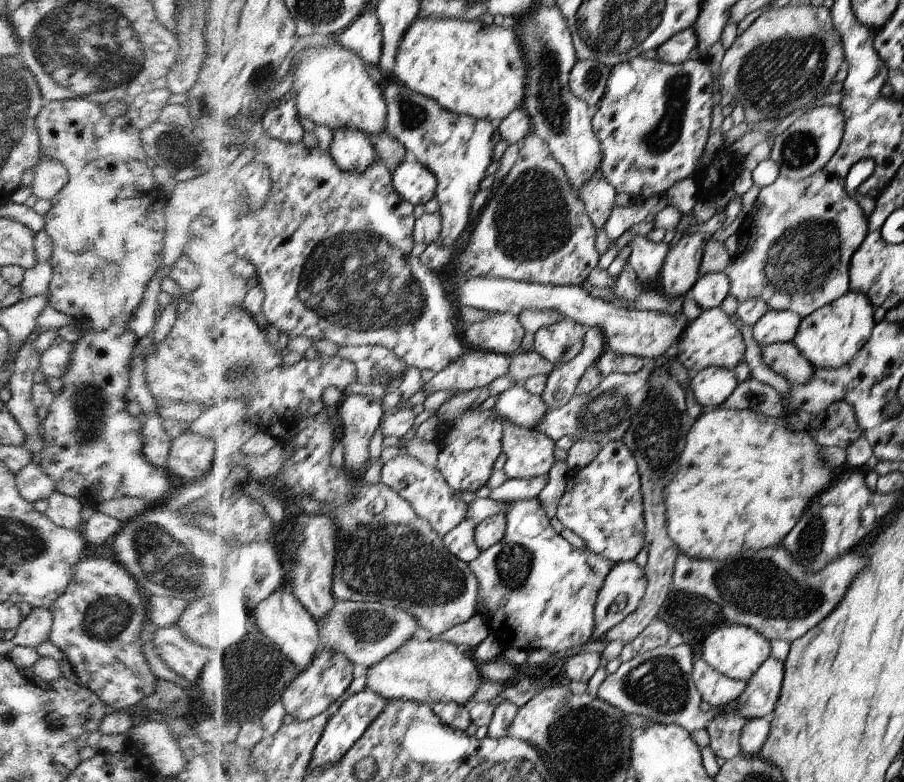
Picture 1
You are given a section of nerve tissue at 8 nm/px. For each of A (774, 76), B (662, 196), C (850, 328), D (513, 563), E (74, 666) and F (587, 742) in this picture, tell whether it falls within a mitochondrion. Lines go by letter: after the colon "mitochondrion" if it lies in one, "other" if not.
A: mitochondrion
B: other
C: other
D: mitochondrion
E: other
F: mitochondrion

